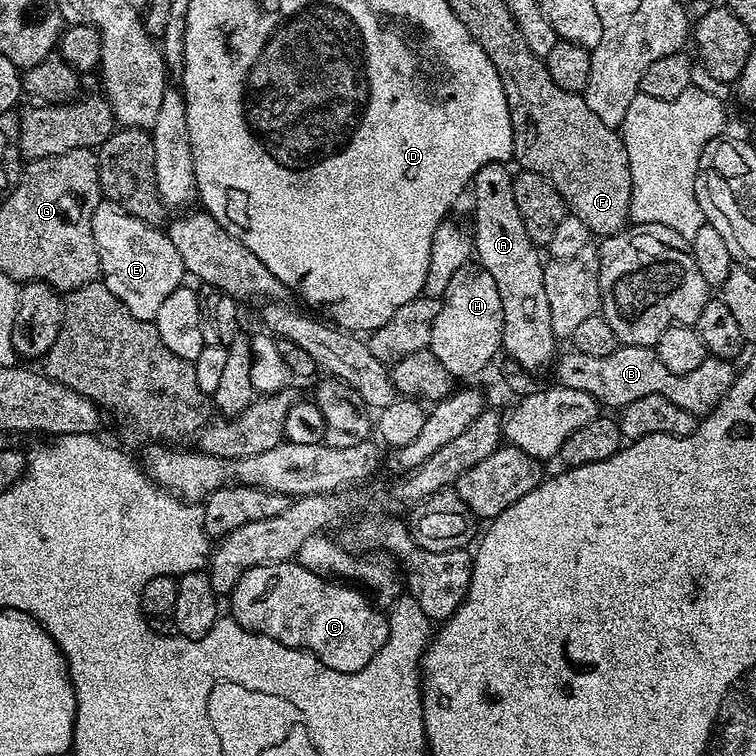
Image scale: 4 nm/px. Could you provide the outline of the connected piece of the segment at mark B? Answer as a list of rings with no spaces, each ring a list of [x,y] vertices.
[[[626,344],[618,346],[614,354],[606,354],[606,358],[593,358],[591,354],[582,354],[575,350],[557,355],[554,361],[556,368],[555,383],[561,388],[570,390],[586,390],[605,409],[619,410],[630,406],[630,402],[638,402],[638,398],[646,398],[646,394],[658,394],[662,398],[670,398],[674,406],[682,406],[682,410],[690,410],[698,418],[703,418],[714,411],[718,402],[730,390],[736,381],[737,373],[732,372],[733,365],[726,360],[709,358],[698,366],[698,370],[690,370],[690,374],[670,374],[666,366],[658,358],[655,347],[643,348]]]

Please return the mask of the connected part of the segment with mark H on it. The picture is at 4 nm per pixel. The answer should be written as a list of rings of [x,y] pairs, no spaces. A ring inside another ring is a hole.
[[[478,262],[456,270],[440,298],[438,316],[431,326],[429,351],[449,370],[453,379],[470,378],[480,373],[503,347],[505,318],[502,298],[490,272]]]

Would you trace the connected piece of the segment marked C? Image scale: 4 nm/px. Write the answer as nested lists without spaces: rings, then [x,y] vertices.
[[[283,560],[277,564],[259,564],[246,570],[242,578],[238,578],[238,582],[232,587],[231,600],[231,619],[239,622],[247,632],[274,638],[274,642],[282,642],[282,646],[302,648],[318,657],[326,666],[330,666],[330,670],[339,672],[362,670],[372,661],[374,654],[382,650],[388,637],[388,616],[377,608],[359,587],[327,580],[318,574],[310,574],[306,566],[292,560]]]

